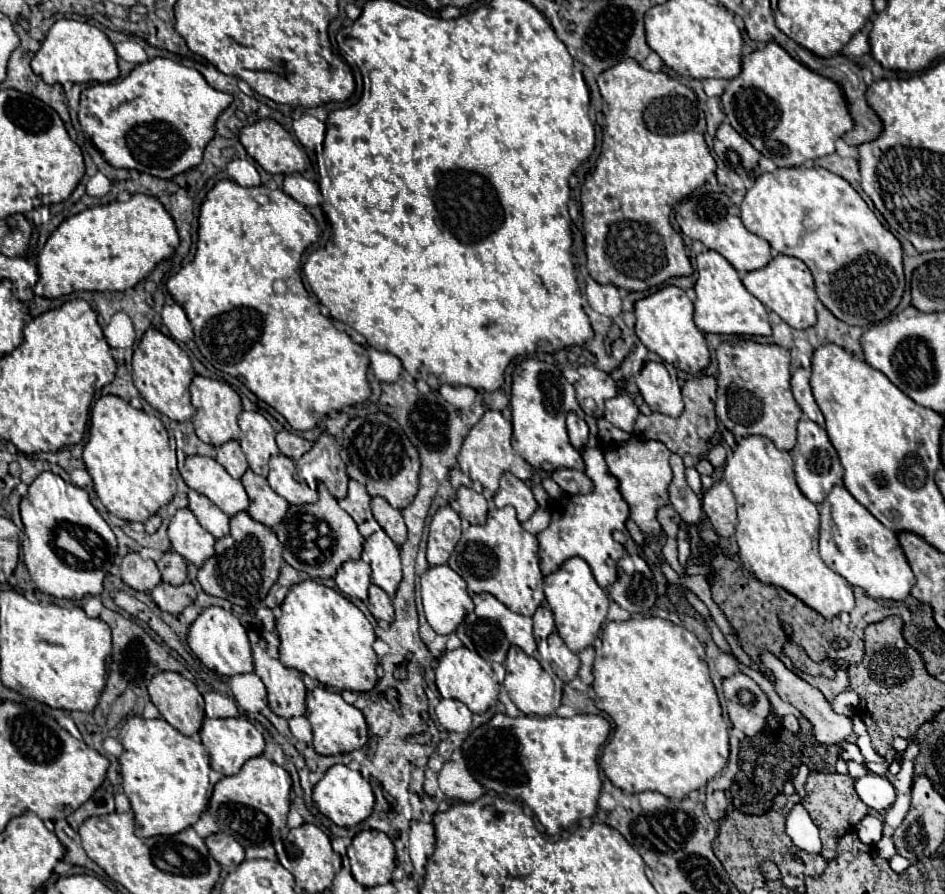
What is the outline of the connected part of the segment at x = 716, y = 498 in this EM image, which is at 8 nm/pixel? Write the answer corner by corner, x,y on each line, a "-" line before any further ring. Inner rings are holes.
725,482
713,484
711,490
703,494
703,512
711,520
715,532
721,538
729,538
737,526
737,504
733,492

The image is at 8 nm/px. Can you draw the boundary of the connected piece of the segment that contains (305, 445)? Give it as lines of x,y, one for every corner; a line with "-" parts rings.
281,430
277,434
277,446
279,446
281,454
285,454
285,456
289,456
293,460
299,460
311,448
311,442
307,442
305,438
301,438
297,434

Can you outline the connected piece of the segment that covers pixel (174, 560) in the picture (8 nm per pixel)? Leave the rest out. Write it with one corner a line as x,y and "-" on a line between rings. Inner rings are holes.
165,552
165,556
157,562
157,568
163,576
163,582
171,586
181,586
187,580
187,564
177,552

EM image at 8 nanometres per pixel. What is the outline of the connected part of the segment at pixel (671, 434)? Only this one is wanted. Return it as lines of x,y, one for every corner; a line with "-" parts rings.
699,376
693,380
687,380
683,386
683,400
685,400
683,414
679,418
663,416
659,412
653,412
651,416
639,414
635,420
635,432
649,440
661,440
671,452
677,452
681,456
685,456
685,454
703,456
707,452
709,438
717,430
717,416
715,416
717,394
715,394
715,390
717,390
717,380
713,376

